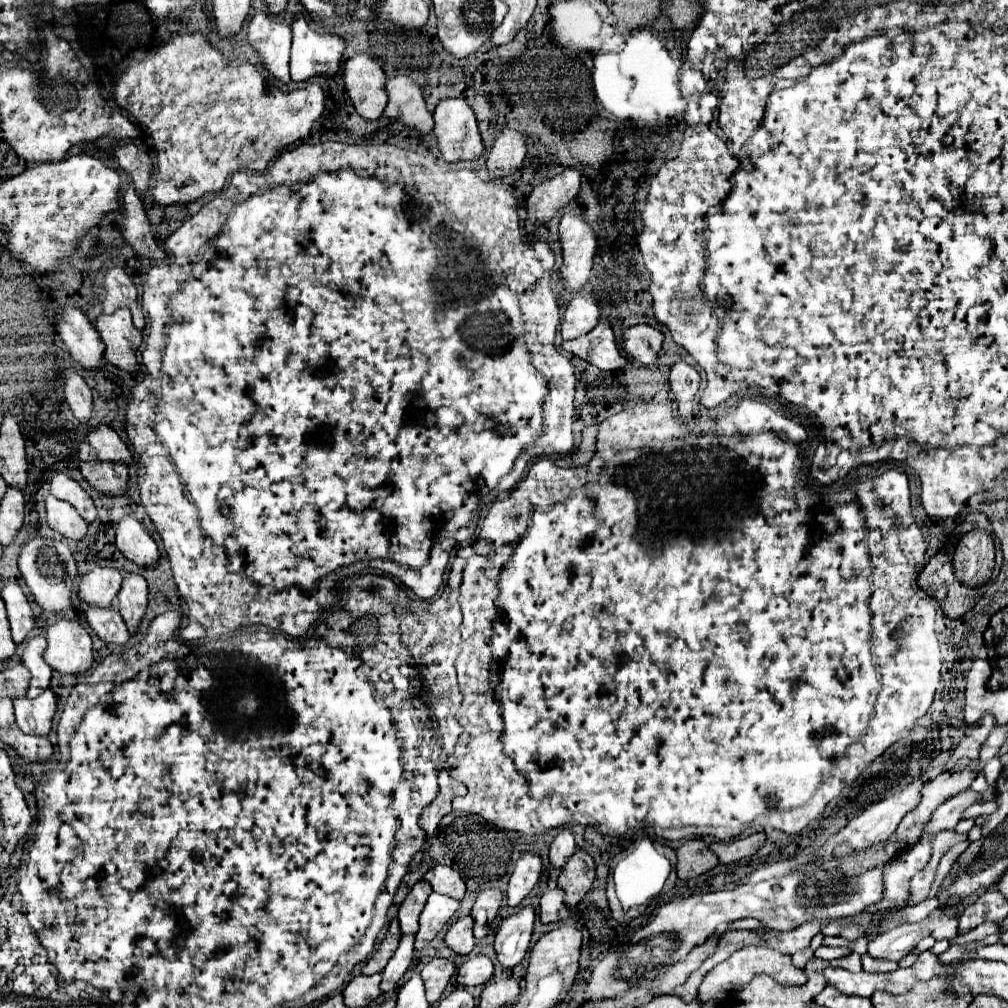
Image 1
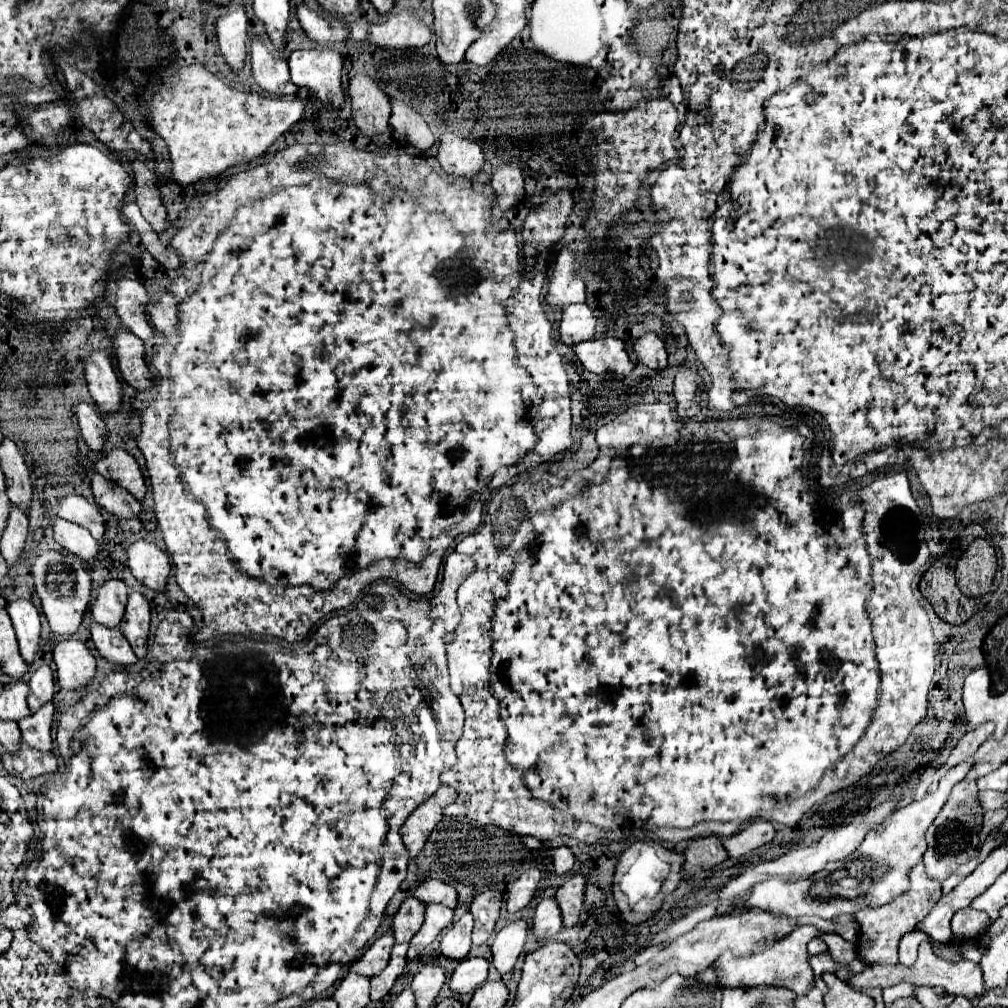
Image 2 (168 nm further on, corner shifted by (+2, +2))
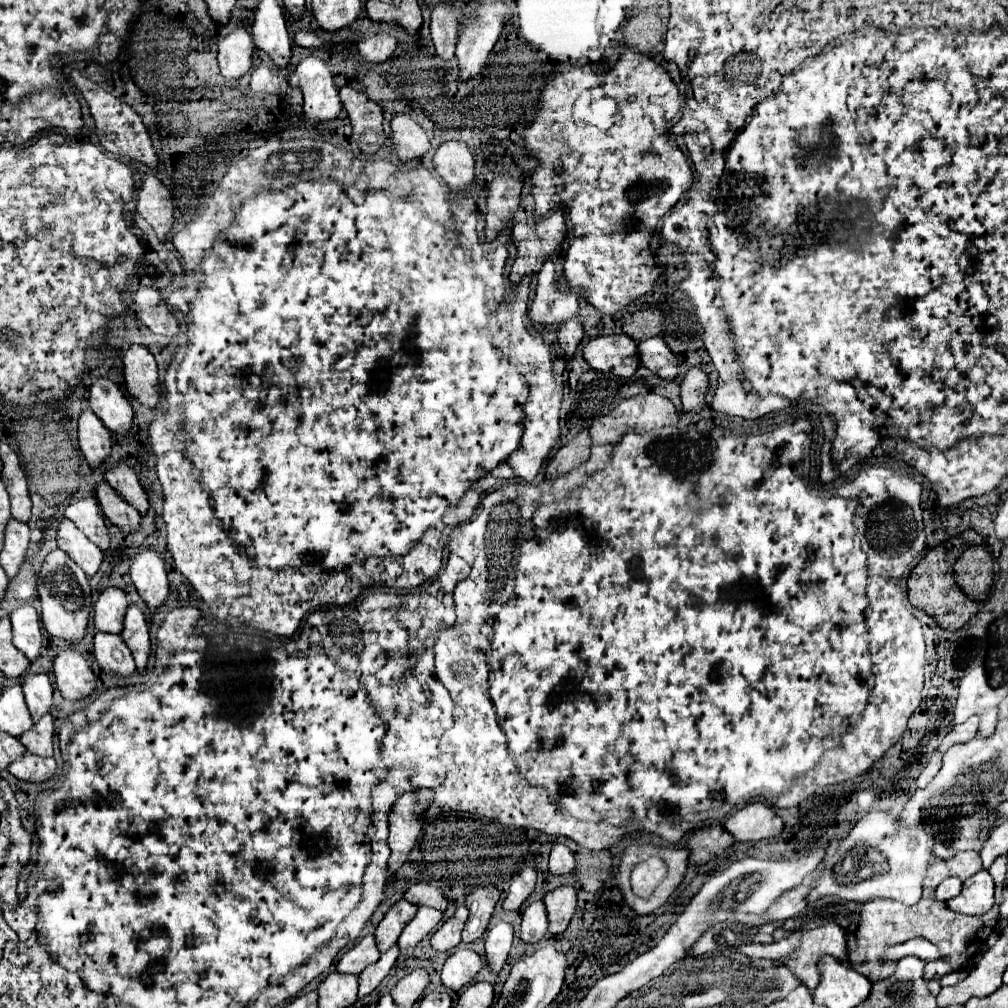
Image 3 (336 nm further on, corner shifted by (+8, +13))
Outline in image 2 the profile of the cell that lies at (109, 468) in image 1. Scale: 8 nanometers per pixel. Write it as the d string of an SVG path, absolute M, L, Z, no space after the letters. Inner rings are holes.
M94 475L92 491L96 503L120 519L136 519L142 513L142 505L128 491L106 481L102 475Z

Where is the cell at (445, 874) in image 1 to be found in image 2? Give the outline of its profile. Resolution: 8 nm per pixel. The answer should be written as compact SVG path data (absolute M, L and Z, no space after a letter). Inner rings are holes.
M430 879L426 883L422 883L416 891L414 891L414 897L426 905L430 903L442 903L444 907L450 907L454 909L456 907L456 889L448 883L442 883L442 881L436 881L436 879Z

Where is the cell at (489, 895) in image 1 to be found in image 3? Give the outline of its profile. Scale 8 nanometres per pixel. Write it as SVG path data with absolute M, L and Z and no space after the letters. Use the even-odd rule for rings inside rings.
M494 886L476 888L474 892L468 894L466 908L470 910L470 916L462 932L462 942L474 942L484 934L498 898L500 898L500 892Z

